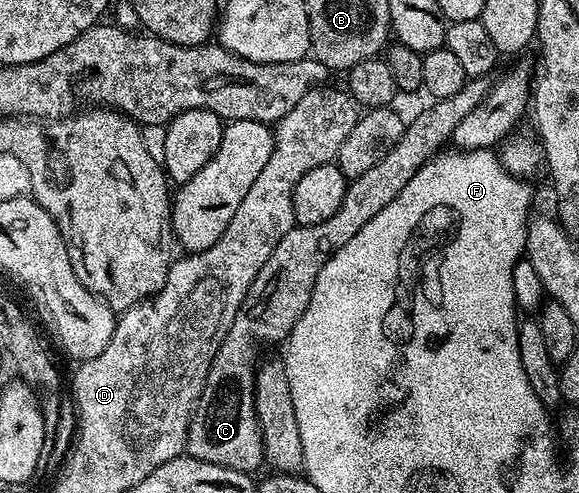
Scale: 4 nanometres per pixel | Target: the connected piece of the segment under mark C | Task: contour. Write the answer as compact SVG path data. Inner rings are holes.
M488 77L470 78L454 98L443 98L434 101L433 106L421 110L405 123L405 131L399 140L367 172L352 179L346 185L343 204L331 220L323 220L323 224L294 225L275 244L273 254L265 261L263 268L255 276L245 293L245 299L236 307L237 319L228 323L223 337L216 343L215 353L211 358L209 375L205 377L205 387L197 407L189 421L189 430L185 433L185 449L188 457L198 458L216 466L226 466L232 470L262 469L265 461L261 425L257 419L255 406L255 388L257 387L257 346L264 342L284 343L293 325L309 303L309 294L317 279L321 266L338 246L347 244L371 216L375 216L395 200L395 196L415 176L420 166L424 166L430 158L442 149L441 146L450 141L463 116L478 109L488 99L491 82Z

